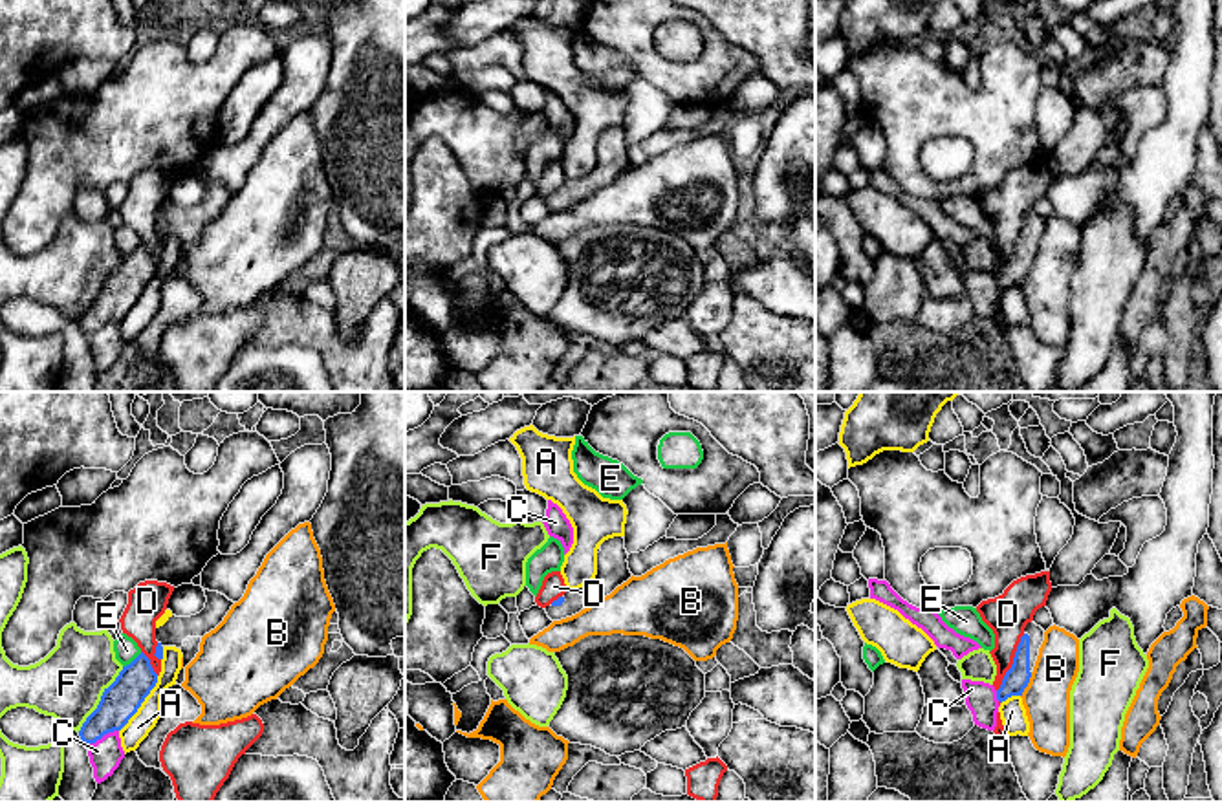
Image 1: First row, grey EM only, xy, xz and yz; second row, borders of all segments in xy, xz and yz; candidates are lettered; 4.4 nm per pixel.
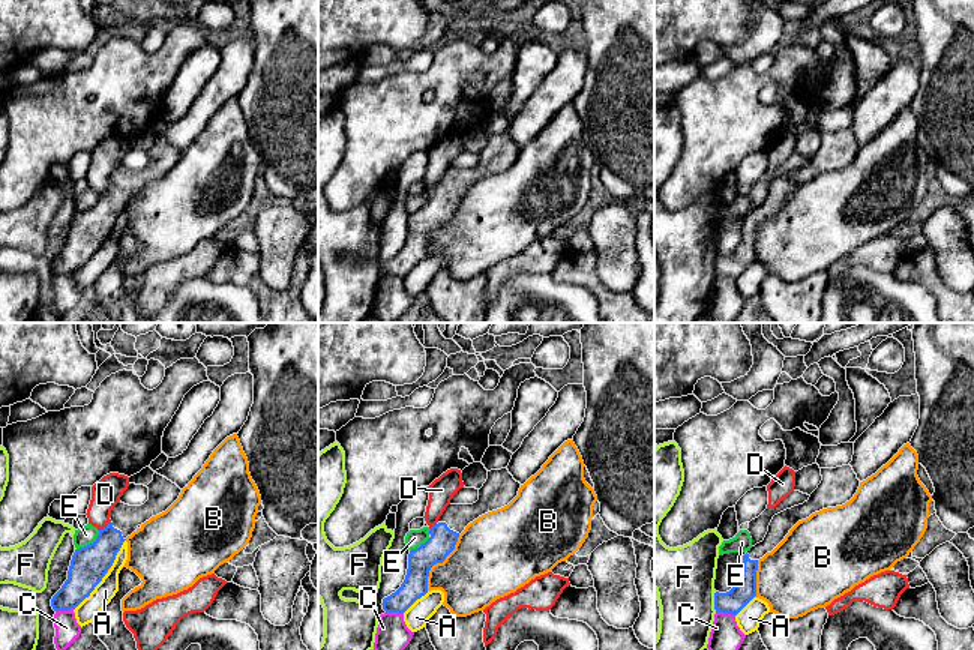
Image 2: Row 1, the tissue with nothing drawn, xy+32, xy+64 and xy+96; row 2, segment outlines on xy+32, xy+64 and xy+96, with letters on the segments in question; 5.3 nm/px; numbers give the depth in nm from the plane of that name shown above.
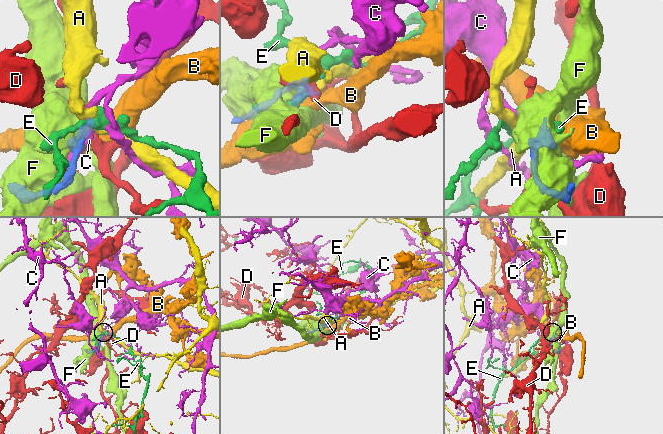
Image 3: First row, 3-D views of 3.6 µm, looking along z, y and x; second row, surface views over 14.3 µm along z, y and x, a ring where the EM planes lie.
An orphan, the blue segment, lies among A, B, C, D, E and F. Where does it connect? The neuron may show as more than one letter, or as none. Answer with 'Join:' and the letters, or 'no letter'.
Join: no letter

